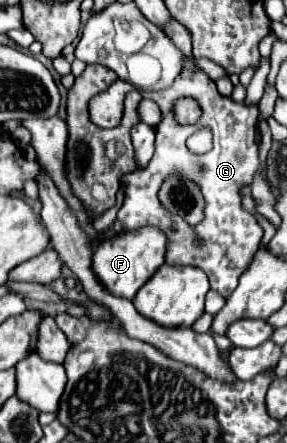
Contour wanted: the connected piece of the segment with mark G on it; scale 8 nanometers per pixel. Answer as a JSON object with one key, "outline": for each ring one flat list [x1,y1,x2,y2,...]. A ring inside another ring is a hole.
{"outline":[[171,18,163,26,163,32,183,52,185,66,181,74,177,76,177,80,173,82,173,86,165,90,157,90,157,92,141,92,145,98,151,98,153,102,157,102,161,110,161,122,155,126,155,154,145,170,129,172,121,178,127,184,125,202,117,212,115,224,103,234,93,234,93,244,119,236,125,230,139,230,141,226,153,226,167,236,167,254,165,254,167,264,199,266,209,276,211,290,227,298,237,288,237,280,241,272,245,270,245,264,249,264,249,258,253,258,263,238,263,230,259,228,255,218,249,212,243,212,241,196,237,192,243,184,253,182,253,174,259,168,257,146,255,146,255,124,257,124,259,110,257,110,257,104,235,102,231,96,223,96,217,90,215,80,211,80,209,74,197,66,193,52,191,52,191,34,179,20],[195,92,201,92,201,108,203,108,201,120,191,126,177,126,171,114,171,102,179,96,197,98],[201,128,211,130,213,148,205,154,193,154,185,146,185,140],[177,172,181,172,183,176,187,174,189,178,195,178,195,184,199,186,203,200,205,200,203,220,195,228,191,228,183,218,165,210,157,198,161,184],[197,236,203,240,201,246,195,244]]}

